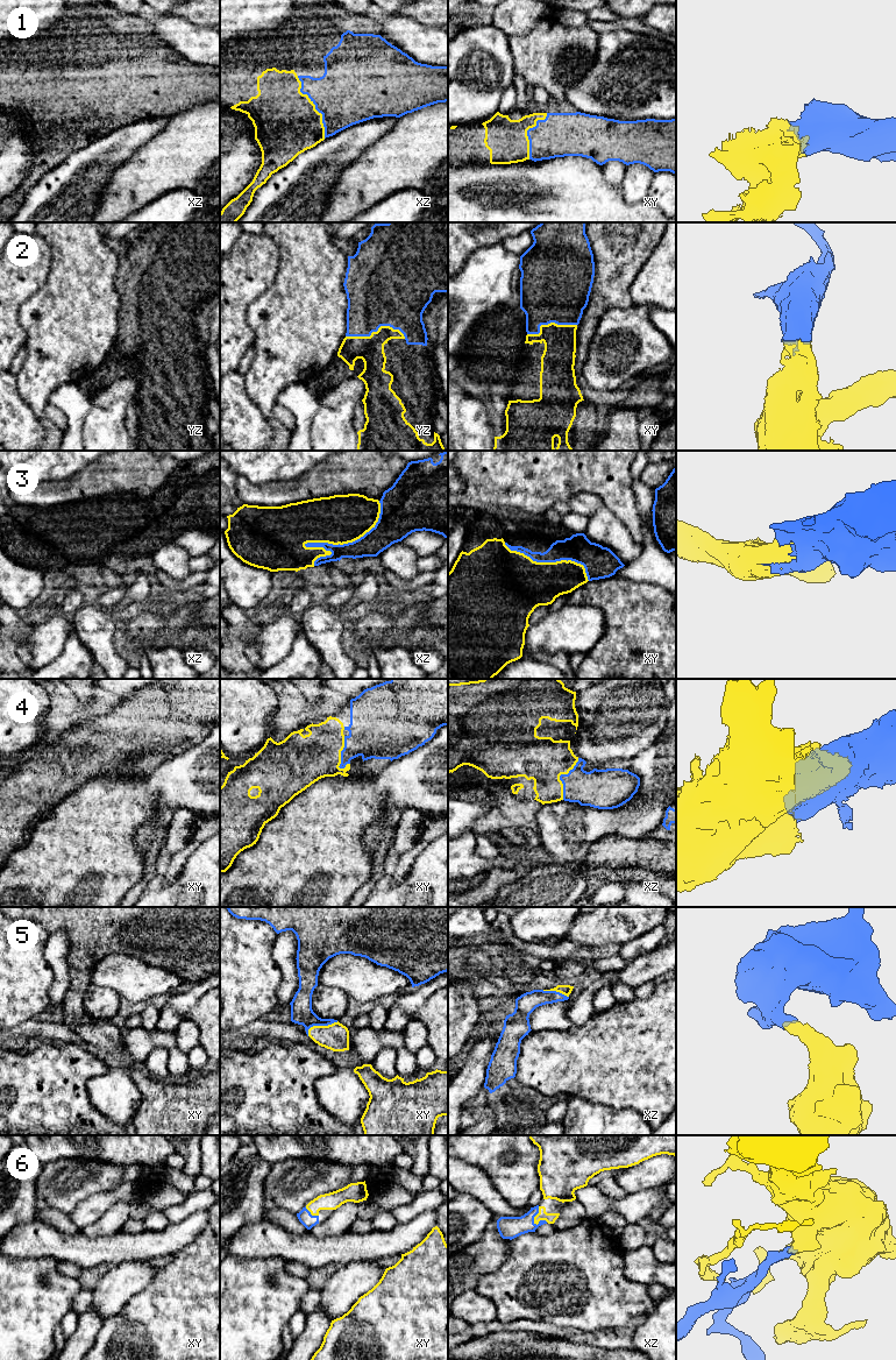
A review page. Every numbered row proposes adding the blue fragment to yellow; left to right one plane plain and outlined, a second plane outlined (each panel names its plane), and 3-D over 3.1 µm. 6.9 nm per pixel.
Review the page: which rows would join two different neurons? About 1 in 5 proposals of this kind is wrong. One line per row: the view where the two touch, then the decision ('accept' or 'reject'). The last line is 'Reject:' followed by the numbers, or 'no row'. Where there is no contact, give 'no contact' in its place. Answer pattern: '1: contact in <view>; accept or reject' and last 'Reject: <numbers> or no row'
1: contact in xz; accept
2: contact in yz; accept
3: contact in xz; accept
4: contact in xz; accept
5: contact in xy; accept
6: contact in xz; accept
Reject: no row

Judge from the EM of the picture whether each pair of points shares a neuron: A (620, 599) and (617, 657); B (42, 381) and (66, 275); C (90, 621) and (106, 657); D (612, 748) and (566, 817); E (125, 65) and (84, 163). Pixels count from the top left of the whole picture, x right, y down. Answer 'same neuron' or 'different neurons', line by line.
A: same neuron
B: same neuron
C: same neuron
D: different neurons
E: different neurons

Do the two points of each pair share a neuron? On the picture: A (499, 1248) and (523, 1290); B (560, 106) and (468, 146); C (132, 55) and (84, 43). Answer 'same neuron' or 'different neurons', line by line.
A: different neurons
B: same neuron
C: same neuron

